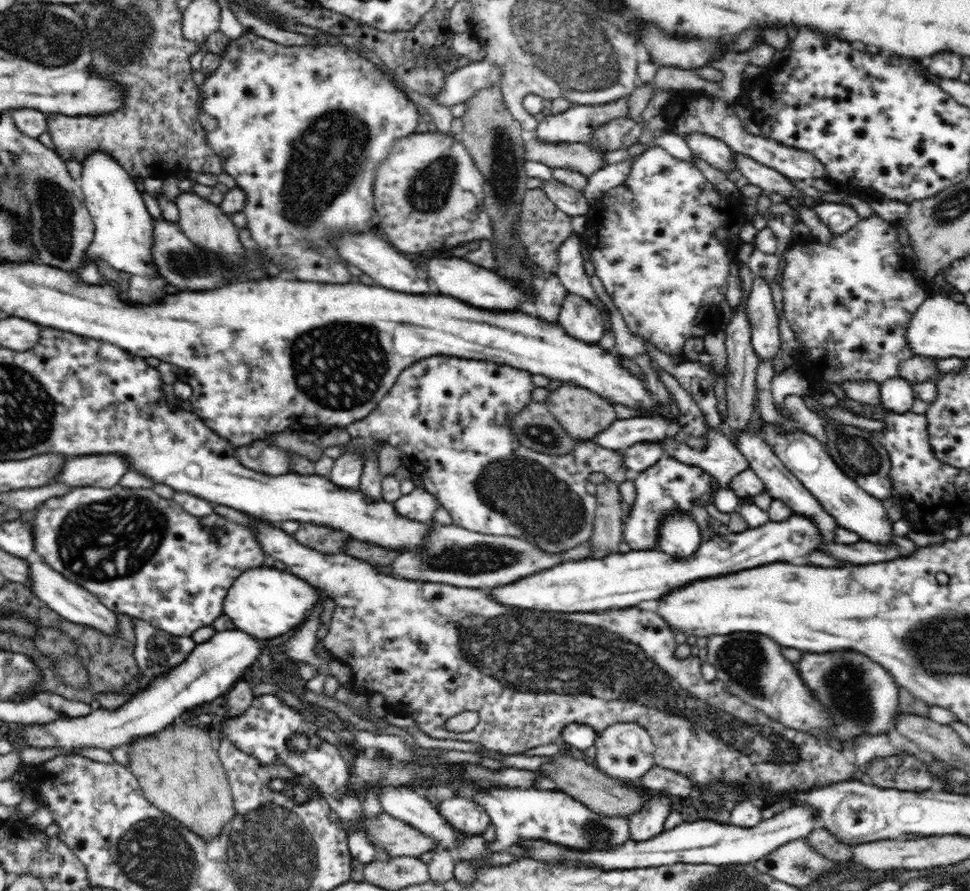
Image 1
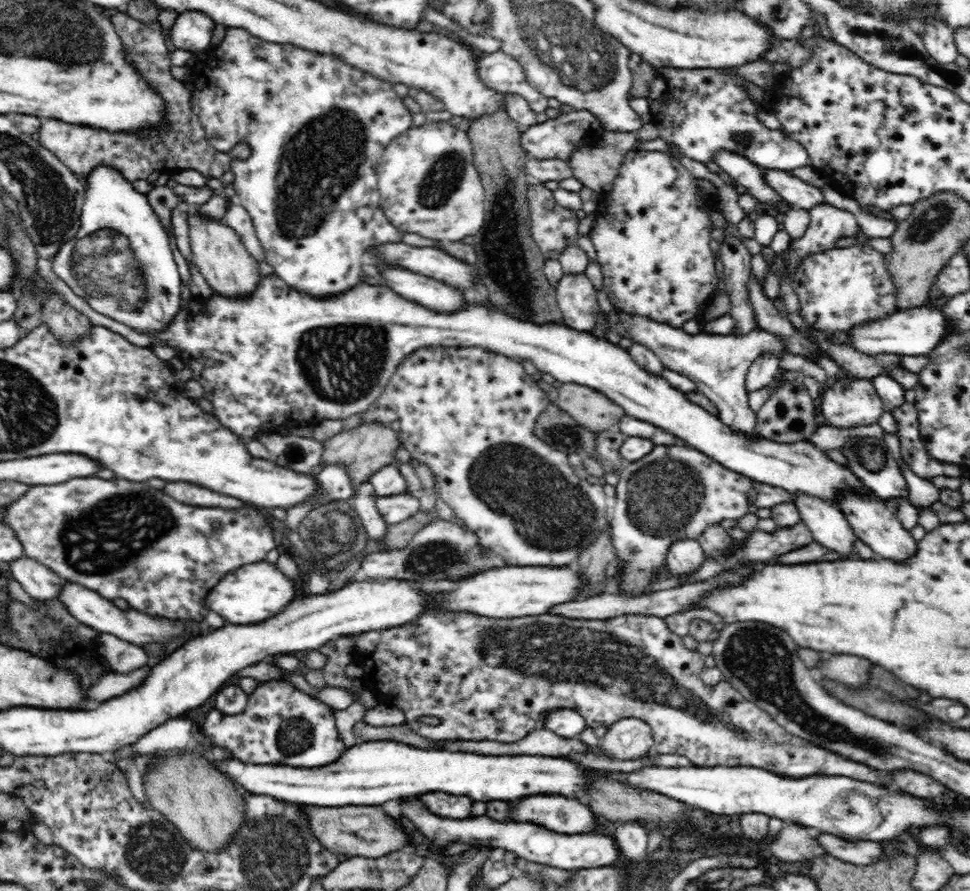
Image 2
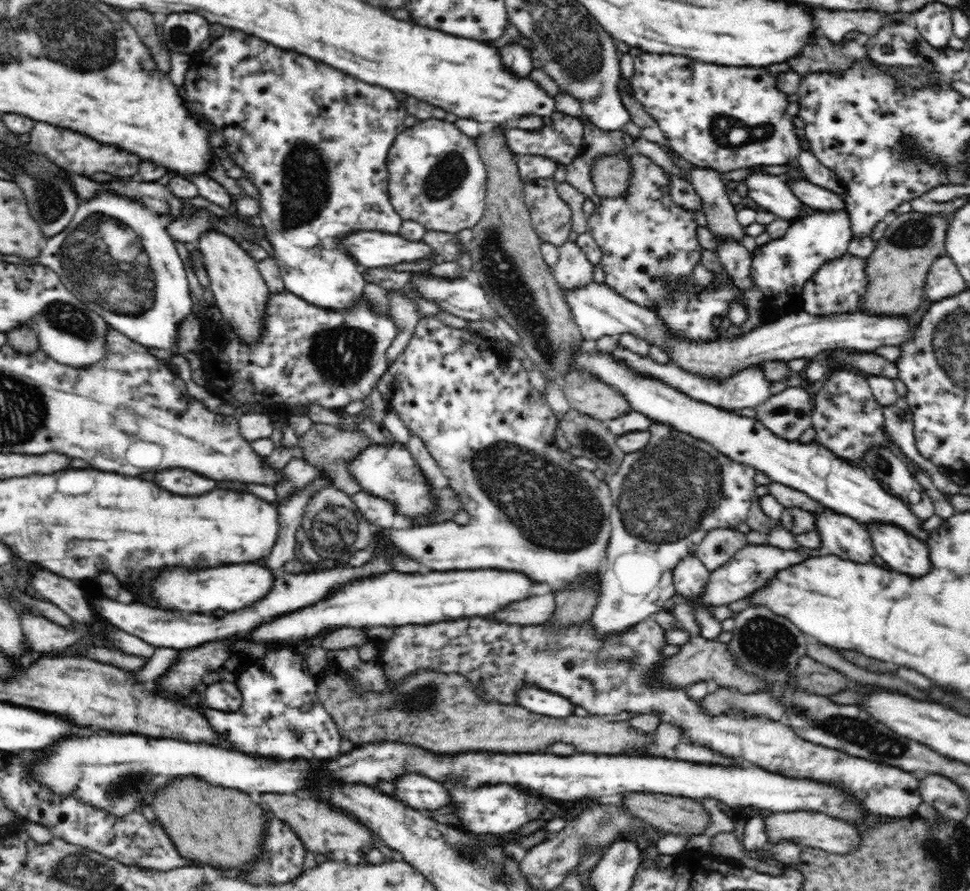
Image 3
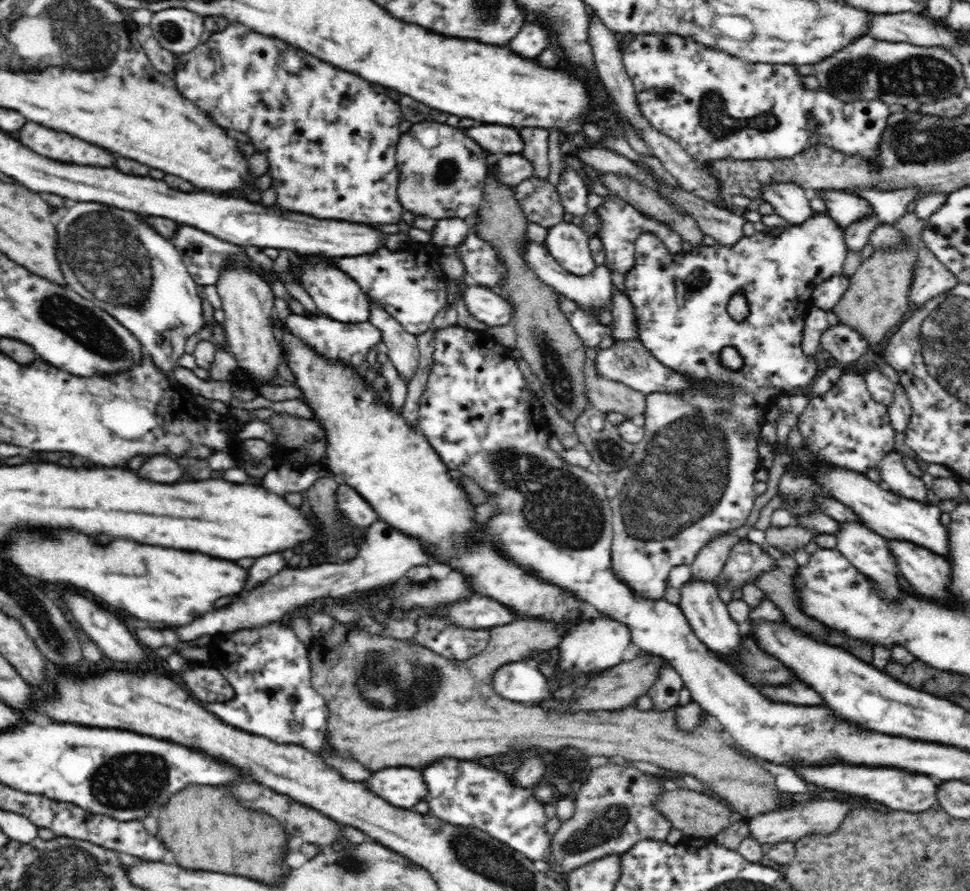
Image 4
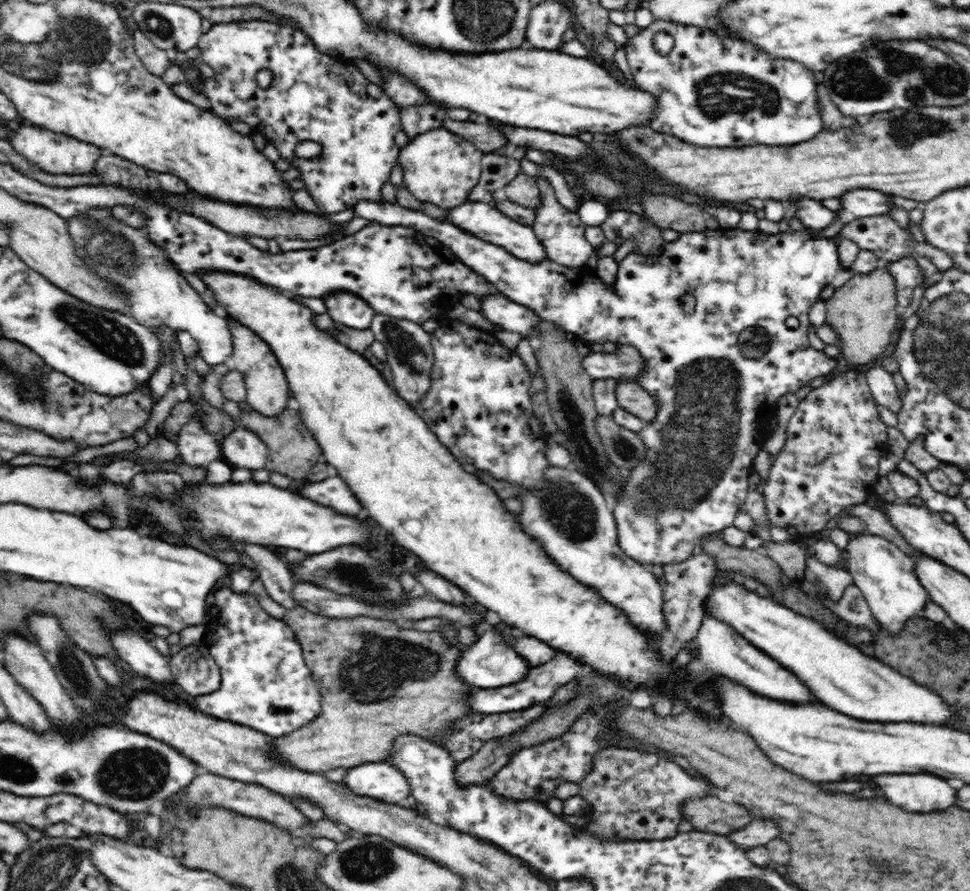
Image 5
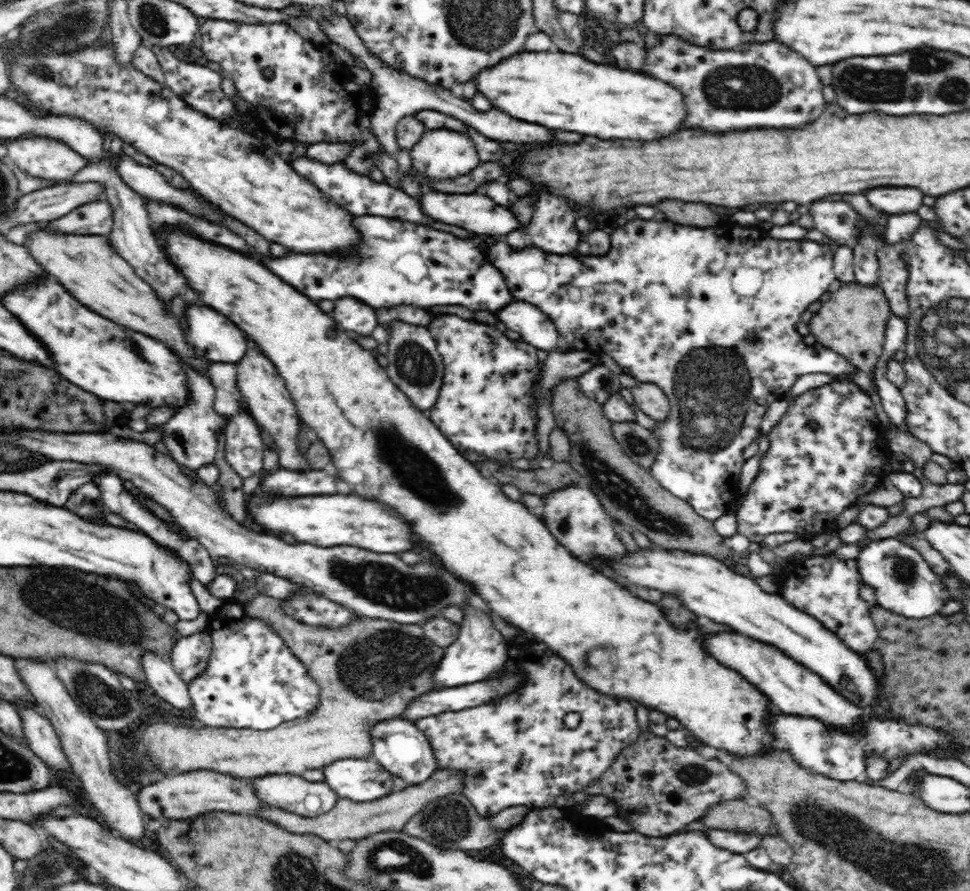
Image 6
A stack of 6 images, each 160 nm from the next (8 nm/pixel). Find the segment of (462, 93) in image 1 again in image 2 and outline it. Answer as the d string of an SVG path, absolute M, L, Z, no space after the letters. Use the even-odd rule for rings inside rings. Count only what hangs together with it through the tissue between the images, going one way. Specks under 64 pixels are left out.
M500 50L482 55L477 62L477 75L492 90L500 93L520 95L538 113L548 108L547 98L528 84L519 62Z

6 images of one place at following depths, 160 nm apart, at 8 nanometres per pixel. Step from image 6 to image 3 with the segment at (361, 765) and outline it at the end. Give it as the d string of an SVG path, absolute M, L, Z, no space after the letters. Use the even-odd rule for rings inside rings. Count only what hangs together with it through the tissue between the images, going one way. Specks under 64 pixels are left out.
M410 773L392 783L395 784L394 793L397 800L411 809L424 812L433 812L450 805L452 797L444 789L444 785L422 775Z

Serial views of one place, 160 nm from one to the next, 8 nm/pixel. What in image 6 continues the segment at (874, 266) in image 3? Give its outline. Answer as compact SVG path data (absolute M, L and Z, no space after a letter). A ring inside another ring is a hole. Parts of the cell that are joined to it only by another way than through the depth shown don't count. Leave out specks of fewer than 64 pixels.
M854 281L842 284L831 295L828 302L822 303L821 310L812 316L808 324L810 334L817 338L819 348L837 352L873 379L884 350L885 328L893 314L884 291L878 284L864 286Z

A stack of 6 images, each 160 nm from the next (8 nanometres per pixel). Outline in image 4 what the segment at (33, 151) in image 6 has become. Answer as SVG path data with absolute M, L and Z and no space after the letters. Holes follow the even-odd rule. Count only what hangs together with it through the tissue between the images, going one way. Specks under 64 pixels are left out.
M28 122L20 130L20 138L17 140L46 158L74 162L74 164L82 164L82 166L112 168L112 166L116 166L116 160L118 160L114 154L106 152L104 148L78 140L66 132L54 132L50 128L44 128L44 126L32 124L32 122Z

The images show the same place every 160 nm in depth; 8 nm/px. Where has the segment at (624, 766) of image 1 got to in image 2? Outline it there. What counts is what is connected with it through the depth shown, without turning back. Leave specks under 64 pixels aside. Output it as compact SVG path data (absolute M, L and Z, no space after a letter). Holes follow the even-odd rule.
M623 718L608 727L600 739L604 755L616 760L638 760L655 746L652 728L638 718Z

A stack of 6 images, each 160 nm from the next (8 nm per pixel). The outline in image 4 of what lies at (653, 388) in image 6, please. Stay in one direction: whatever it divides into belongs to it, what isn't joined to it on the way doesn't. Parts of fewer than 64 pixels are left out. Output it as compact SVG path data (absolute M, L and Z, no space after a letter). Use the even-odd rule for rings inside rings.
M585 346L584 375L586 375L586 380L584 385L590 406L600 412L618 412L627 419L644 414L646 395L621 382L599 376L595 366L596 354L594 347Z

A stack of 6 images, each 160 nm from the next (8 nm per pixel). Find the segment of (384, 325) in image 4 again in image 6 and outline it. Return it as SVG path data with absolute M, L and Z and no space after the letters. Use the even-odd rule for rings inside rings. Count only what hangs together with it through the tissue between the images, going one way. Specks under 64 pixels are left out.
M392 321L389 324L387 344L388 352L385 356L388 366L385 372L416 408L426 412L436 402L444 378L444 364L434 337L427 327Z

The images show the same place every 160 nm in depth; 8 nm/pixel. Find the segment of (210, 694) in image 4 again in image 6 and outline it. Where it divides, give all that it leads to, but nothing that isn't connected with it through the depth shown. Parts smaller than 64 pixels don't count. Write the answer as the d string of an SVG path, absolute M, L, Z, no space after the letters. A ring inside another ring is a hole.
M207 631L181 636L173 646L170 654L170 661L178 676L188 685L192 678L198 678L212 652L212 639Z

